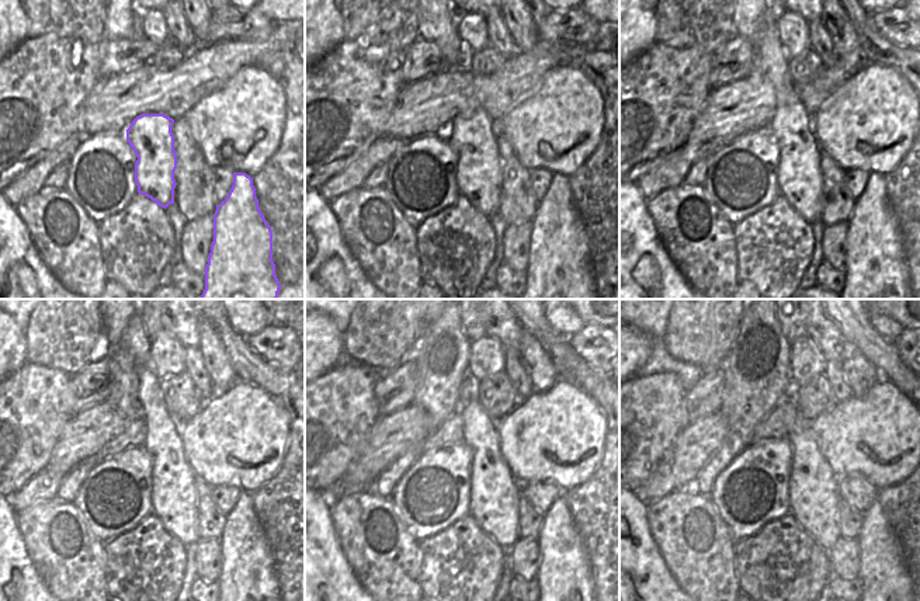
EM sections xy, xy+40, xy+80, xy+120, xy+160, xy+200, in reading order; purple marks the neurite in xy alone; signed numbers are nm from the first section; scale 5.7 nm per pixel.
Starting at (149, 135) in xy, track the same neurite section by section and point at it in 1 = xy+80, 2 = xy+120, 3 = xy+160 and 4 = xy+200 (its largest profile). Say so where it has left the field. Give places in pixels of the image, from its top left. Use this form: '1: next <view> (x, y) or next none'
1: next xy+80 (799, 181)
2: next xy+120 (173, 493)
3: next xy+160 (493, 492)
4: next xy+200 (813, 497)

